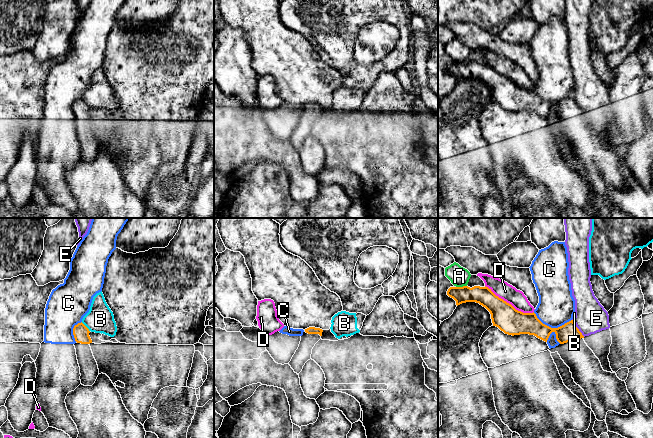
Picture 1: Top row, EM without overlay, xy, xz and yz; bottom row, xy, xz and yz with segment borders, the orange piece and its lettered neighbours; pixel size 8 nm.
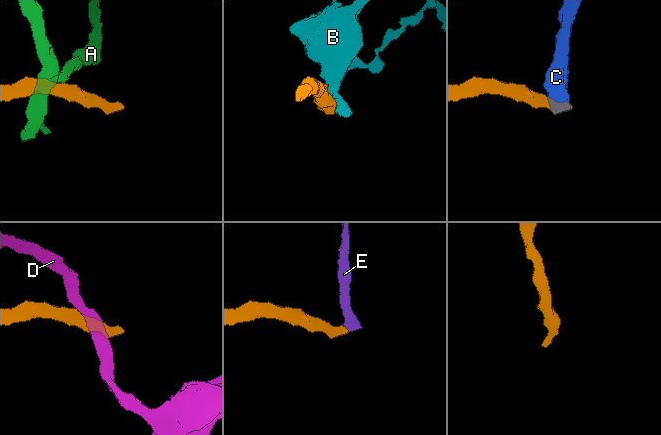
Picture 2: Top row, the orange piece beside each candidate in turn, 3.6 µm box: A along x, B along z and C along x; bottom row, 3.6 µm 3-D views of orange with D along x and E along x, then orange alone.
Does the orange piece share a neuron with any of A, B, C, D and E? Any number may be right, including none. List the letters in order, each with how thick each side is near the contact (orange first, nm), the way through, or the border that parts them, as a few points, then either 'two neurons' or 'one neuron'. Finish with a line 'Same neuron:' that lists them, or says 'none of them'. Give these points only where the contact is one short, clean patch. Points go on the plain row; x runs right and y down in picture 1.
A: 150/160 nm | two neurons
B: 130/220 nm | along xy (81, 98), (89, 107) | two neurons
C: 180/300 nm | along yz (533, 88), (543, 99), (551, 103), (559, 103), (571, 96) | two neurons
D: 200/140 nm | two neurons
E: 150/260 nm | along yz (572, 95), (575, 102), (584, 112) | two neurons
Same neuron: none of them

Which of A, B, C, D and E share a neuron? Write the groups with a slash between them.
A / B / C / D / E

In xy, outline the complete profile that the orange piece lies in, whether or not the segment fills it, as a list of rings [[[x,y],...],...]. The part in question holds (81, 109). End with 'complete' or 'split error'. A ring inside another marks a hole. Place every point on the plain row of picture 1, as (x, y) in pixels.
[[[82,98],[73,104],[76,117],[74,122],[81,150],[80,156],[84,162],[92,162],[99,151],[98,141],[89,121],[92,119],[89,109],[89,105]]]; split error

